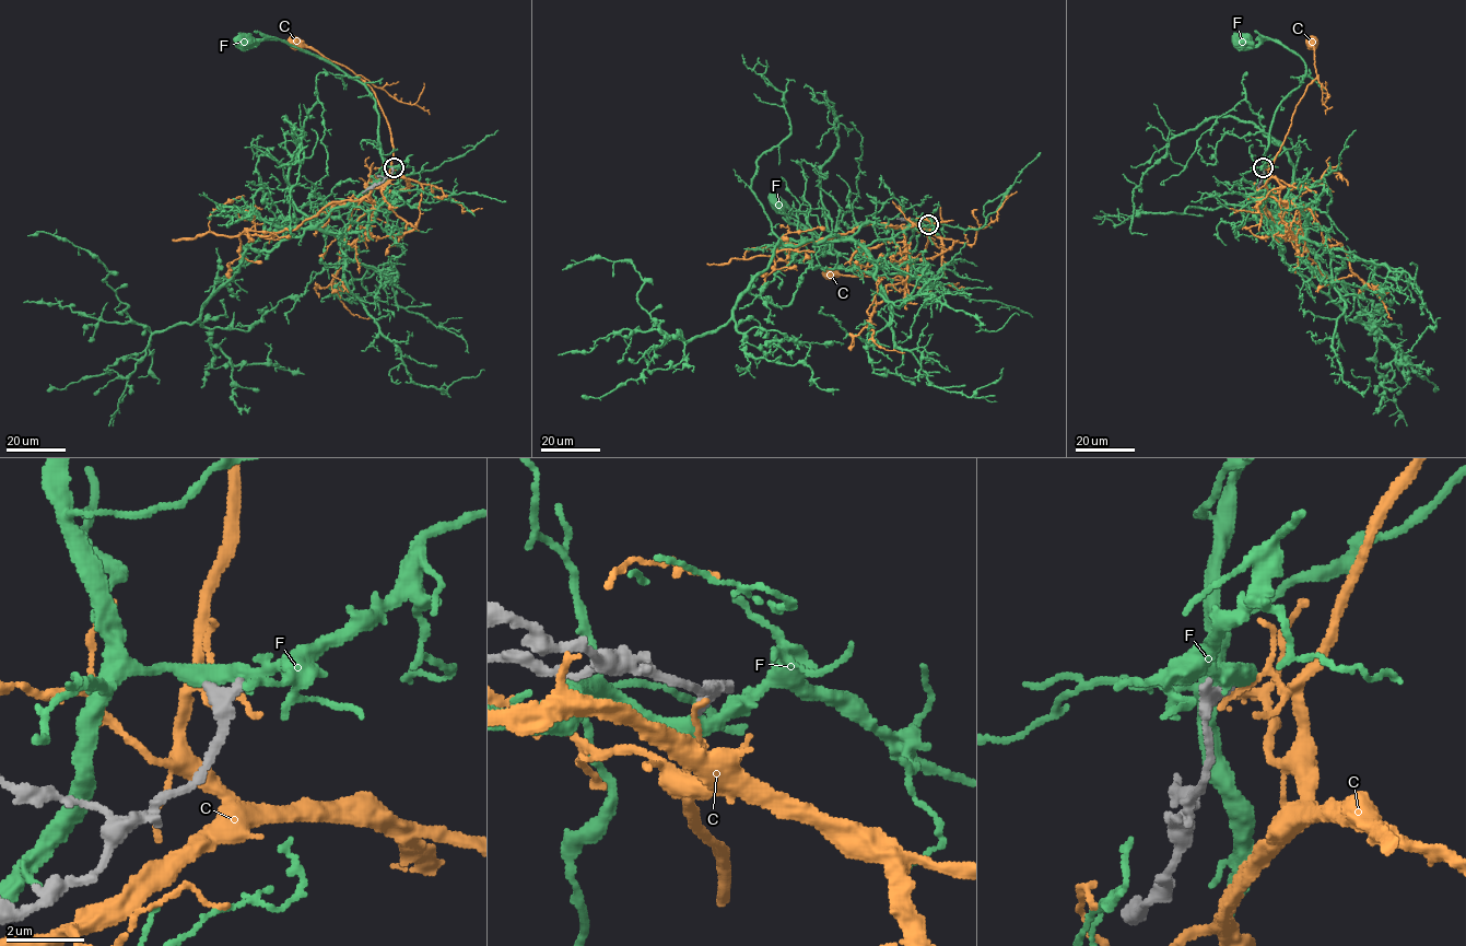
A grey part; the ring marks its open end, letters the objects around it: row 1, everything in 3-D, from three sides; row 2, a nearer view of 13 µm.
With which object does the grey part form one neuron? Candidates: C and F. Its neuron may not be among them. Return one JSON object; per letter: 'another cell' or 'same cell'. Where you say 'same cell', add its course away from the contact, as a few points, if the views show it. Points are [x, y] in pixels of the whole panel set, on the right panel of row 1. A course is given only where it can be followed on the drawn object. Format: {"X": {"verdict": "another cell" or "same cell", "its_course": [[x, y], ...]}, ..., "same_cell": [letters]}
{"C": {"verdict": "another cell"}, "F": {"verdict": "another cell"}, "same_cell": []}

